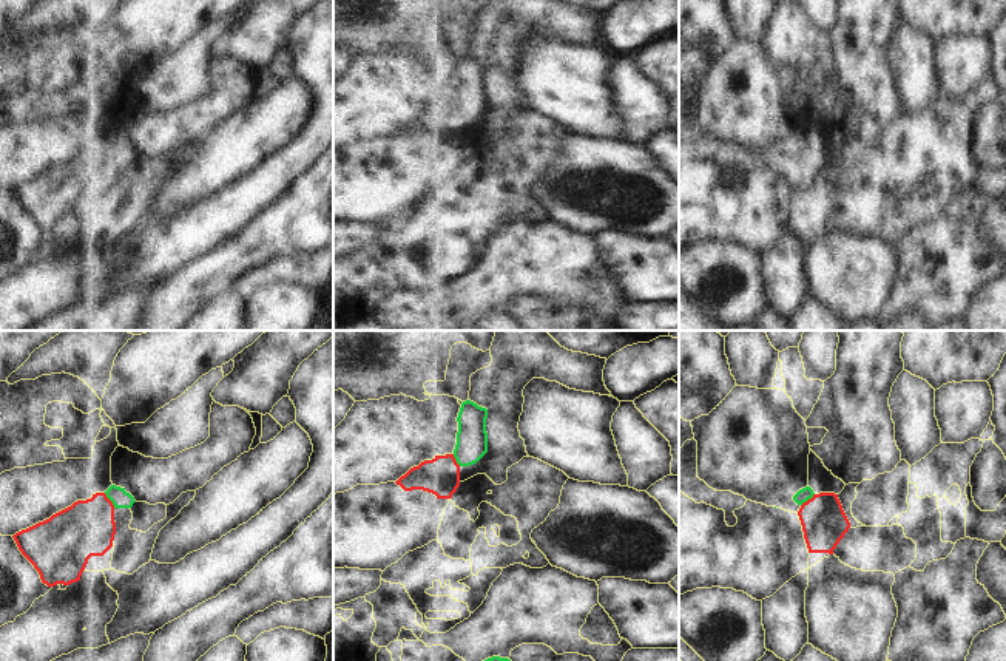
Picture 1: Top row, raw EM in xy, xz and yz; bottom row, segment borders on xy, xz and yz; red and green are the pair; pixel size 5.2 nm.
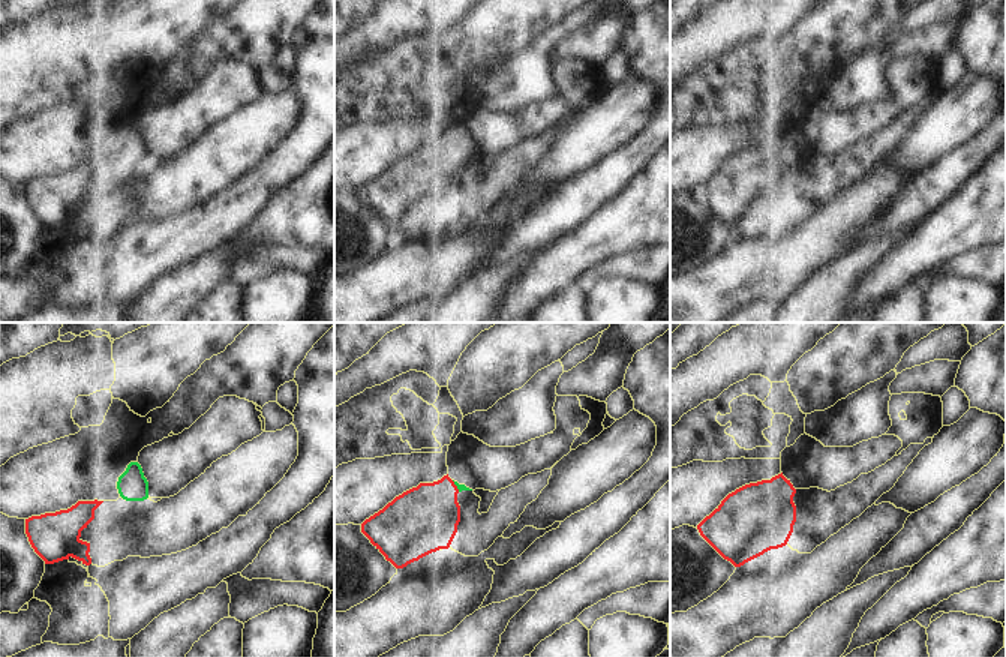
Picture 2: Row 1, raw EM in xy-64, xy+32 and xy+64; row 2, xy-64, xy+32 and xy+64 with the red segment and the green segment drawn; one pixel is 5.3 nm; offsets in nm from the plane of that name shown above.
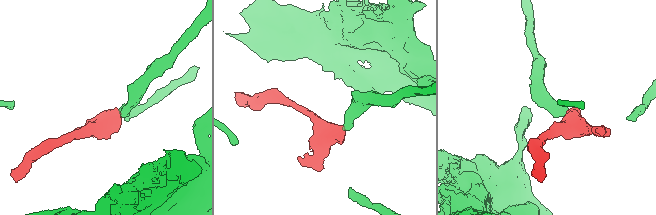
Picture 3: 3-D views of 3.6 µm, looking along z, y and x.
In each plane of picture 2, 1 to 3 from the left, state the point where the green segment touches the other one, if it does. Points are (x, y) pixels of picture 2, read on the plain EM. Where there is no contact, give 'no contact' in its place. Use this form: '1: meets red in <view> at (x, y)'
1: no contact
2: meets red in xy+32 at (456, 150)
3: no contact

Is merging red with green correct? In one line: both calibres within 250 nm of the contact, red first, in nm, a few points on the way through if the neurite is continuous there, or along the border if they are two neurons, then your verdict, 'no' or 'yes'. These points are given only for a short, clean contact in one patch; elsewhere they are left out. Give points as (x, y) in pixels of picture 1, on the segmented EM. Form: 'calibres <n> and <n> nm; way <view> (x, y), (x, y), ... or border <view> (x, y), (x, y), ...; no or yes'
calibres 300 and 100 nm; way xy (87, 528), (110, 501), (121, 499); yes

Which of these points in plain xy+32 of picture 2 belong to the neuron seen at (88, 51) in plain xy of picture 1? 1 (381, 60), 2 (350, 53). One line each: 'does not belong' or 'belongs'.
1: belongs
2: does not belong

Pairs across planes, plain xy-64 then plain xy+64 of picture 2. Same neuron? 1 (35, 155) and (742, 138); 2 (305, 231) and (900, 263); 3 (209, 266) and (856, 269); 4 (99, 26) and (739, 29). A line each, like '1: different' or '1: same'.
1: same
2: same
3: different
4: different

